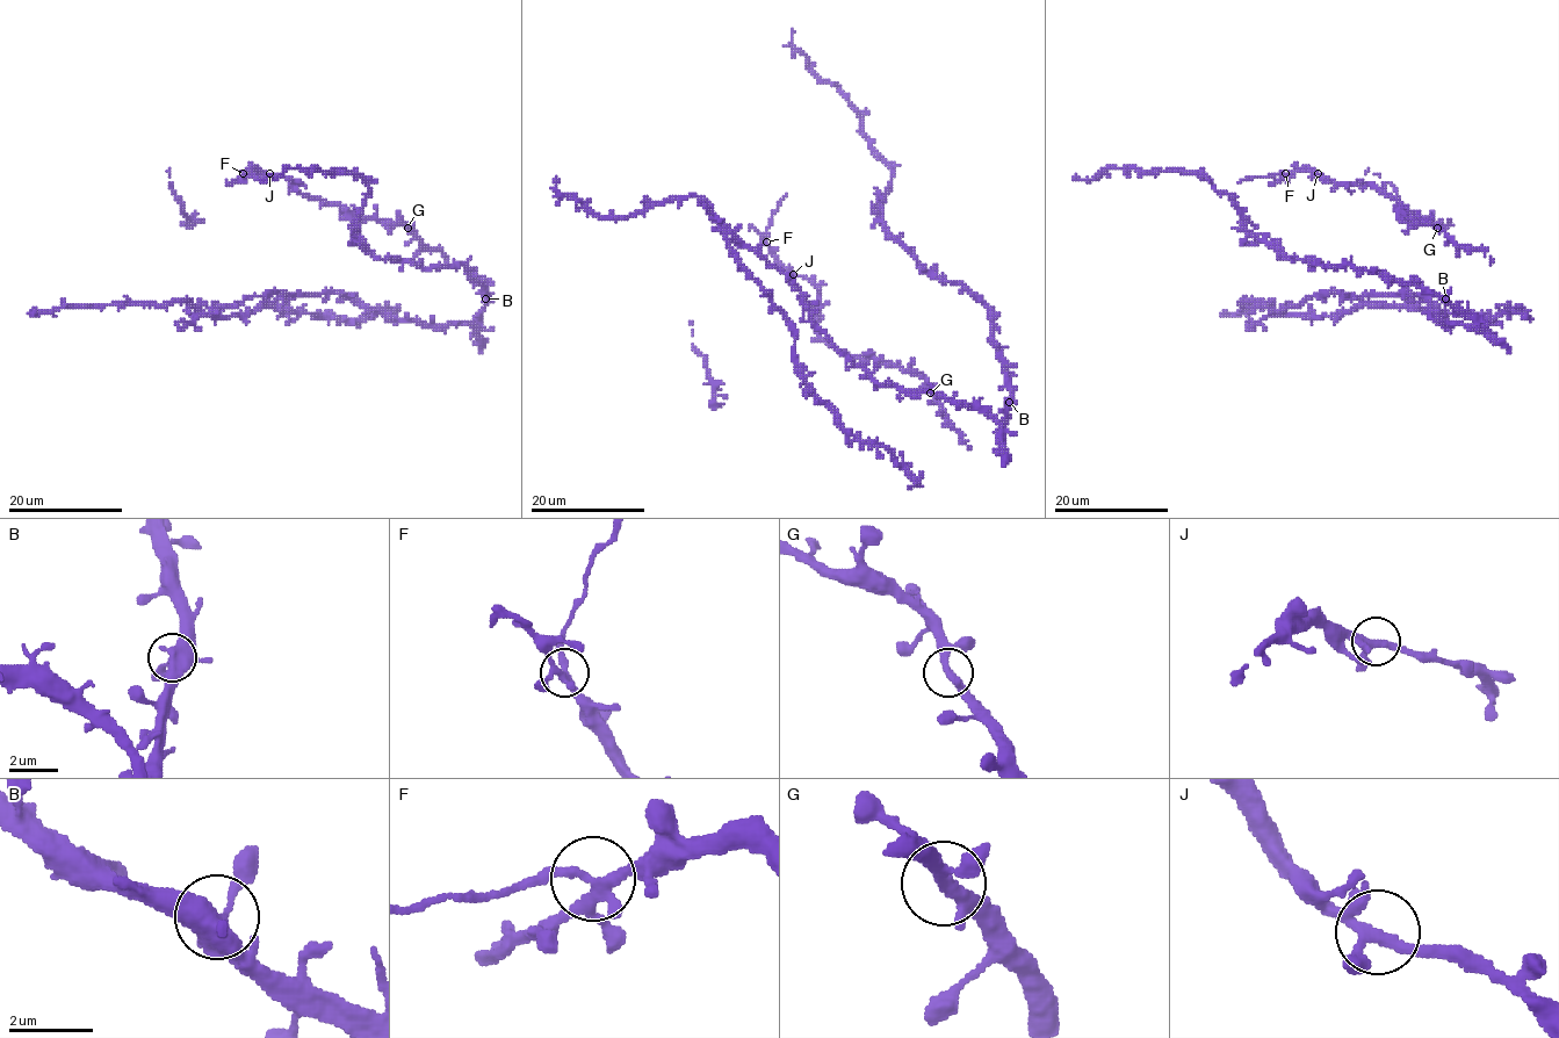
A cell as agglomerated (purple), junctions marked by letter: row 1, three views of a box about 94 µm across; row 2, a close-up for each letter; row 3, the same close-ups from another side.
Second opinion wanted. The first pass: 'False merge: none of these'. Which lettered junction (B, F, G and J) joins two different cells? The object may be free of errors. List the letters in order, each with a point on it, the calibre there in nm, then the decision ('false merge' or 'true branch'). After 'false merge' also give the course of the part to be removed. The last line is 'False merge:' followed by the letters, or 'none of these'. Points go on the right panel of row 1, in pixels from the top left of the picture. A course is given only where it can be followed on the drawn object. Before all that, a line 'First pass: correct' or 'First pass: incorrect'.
First pass: incorrect
B: (1445, 298) | 400 nm | true branch
F: (1285, 173) | 280 nm | false merge | (1285, 173), (1242, 179), (1236, 184)
G: (1437, 228) | 280 nm | true branch
J: (1318, 173) | 240 nm | true branch
False merge: F

